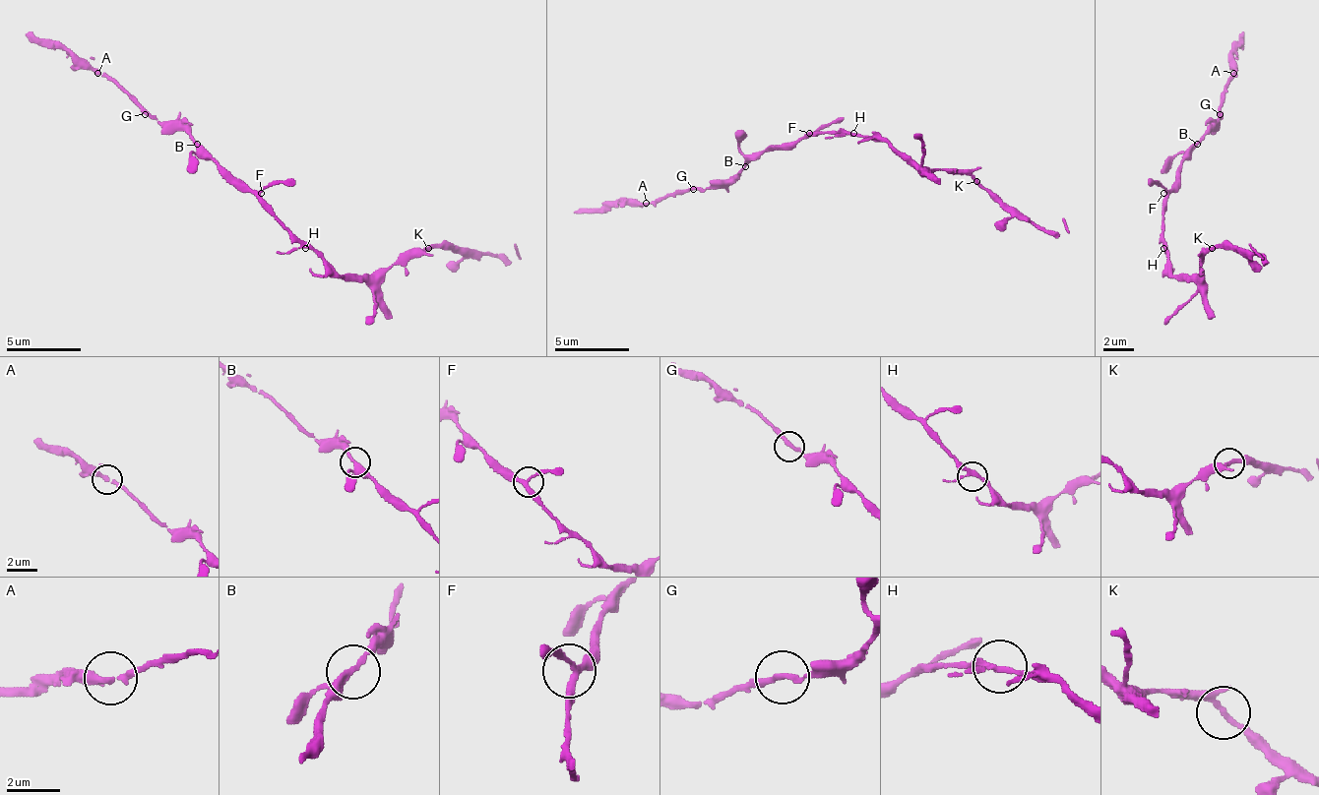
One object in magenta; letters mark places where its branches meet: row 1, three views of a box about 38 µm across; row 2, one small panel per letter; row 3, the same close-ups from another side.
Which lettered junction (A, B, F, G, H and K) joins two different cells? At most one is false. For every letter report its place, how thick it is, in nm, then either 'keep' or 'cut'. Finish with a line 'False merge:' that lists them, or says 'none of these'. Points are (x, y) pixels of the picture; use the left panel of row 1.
A: place (97, 73); calibre 240 nm; keep
B: place (197, 144); calibre 200 nm; keep
F: place (261, 193); calibre 220 nm; keep
G: place (145, 114); calibre 200 nm; keep
H: place (305, 248); calibre 200 nm; keep
K: place (428, 248); calibre 200 nm; keep
False merge: none of these

